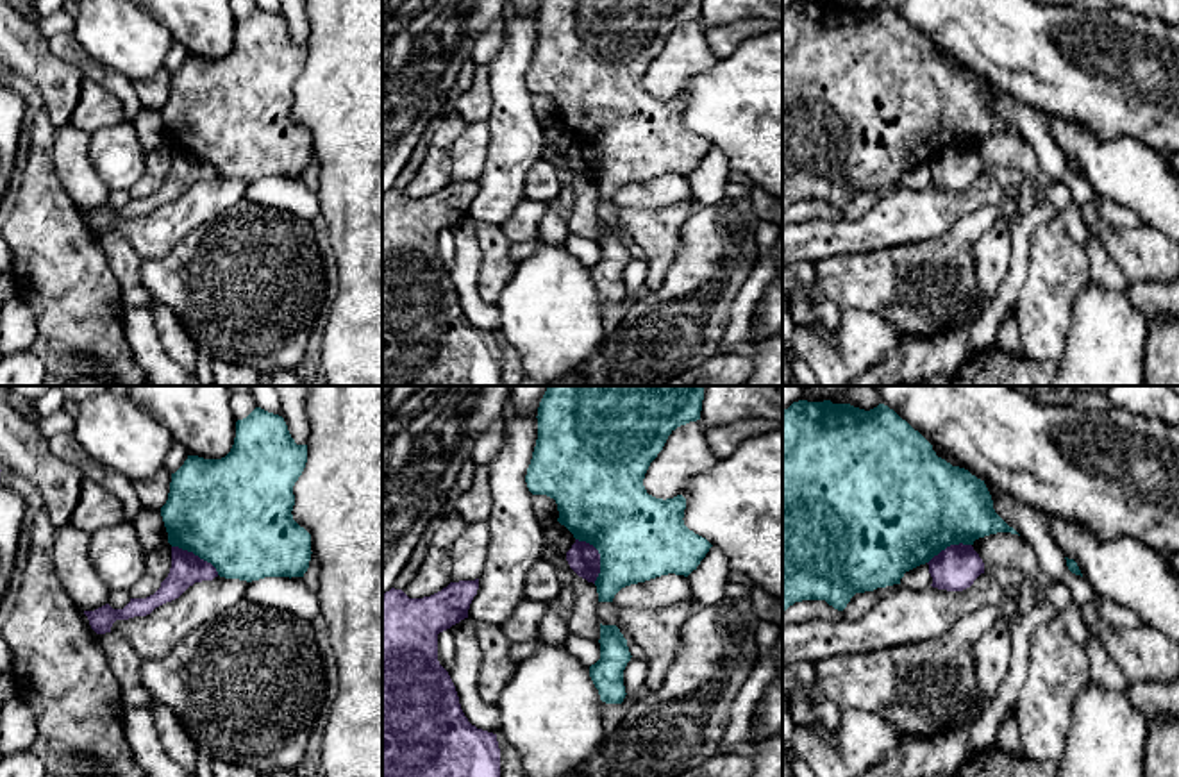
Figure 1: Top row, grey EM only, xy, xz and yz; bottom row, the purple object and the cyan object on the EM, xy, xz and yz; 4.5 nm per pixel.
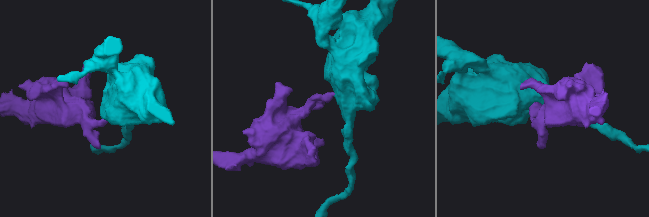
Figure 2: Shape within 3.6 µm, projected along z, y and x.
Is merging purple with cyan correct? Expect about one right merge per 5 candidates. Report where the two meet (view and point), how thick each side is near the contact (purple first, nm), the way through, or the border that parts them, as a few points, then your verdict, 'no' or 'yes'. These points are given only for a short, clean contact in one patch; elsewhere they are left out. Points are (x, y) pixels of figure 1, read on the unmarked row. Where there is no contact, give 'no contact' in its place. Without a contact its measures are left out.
meets purple in xz at (599, 156); 140 nm thick on the purple side, 400 nm on the other; border along xz (576, 138), (590, 143), (599, 154), (595, 183); no

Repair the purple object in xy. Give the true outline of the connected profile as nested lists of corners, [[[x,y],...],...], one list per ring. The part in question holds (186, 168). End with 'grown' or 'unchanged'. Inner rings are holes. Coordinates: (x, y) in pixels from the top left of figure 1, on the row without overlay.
[[[171,146],[170,173],[154,195],[146,198],[130,198],[123,209],[113,209],[105,204],[95,211],[84,211],[84,214],[96,234],[105,234],[111,232],[116,220],[146,216],[155,207],[179,198],[195,182],[213,180],[214,177],[218,177],[218,171],[211,163],[200,159],[193,152]]]; unchanged

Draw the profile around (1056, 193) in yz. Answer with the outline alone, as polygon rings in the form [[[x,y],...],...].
[[[1052,182],[1043,188],[1045,198],[1061,213],[1066,205],[1072,204],[1072,193],[1061,182]]]

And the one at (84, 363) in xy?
[[[77,355],[73,359],[73,364],[80,370],[100,375],[104,380],[111,384],[114,382],[114,377],[102,364],[95,363],[91,357]]]

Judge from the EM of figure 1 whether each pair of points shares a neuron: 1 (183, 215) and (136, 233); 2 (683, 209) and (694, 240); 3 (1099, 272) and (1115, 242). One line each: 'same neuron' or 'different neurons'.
1: same neuron
2: different neurons
3: different neurons

